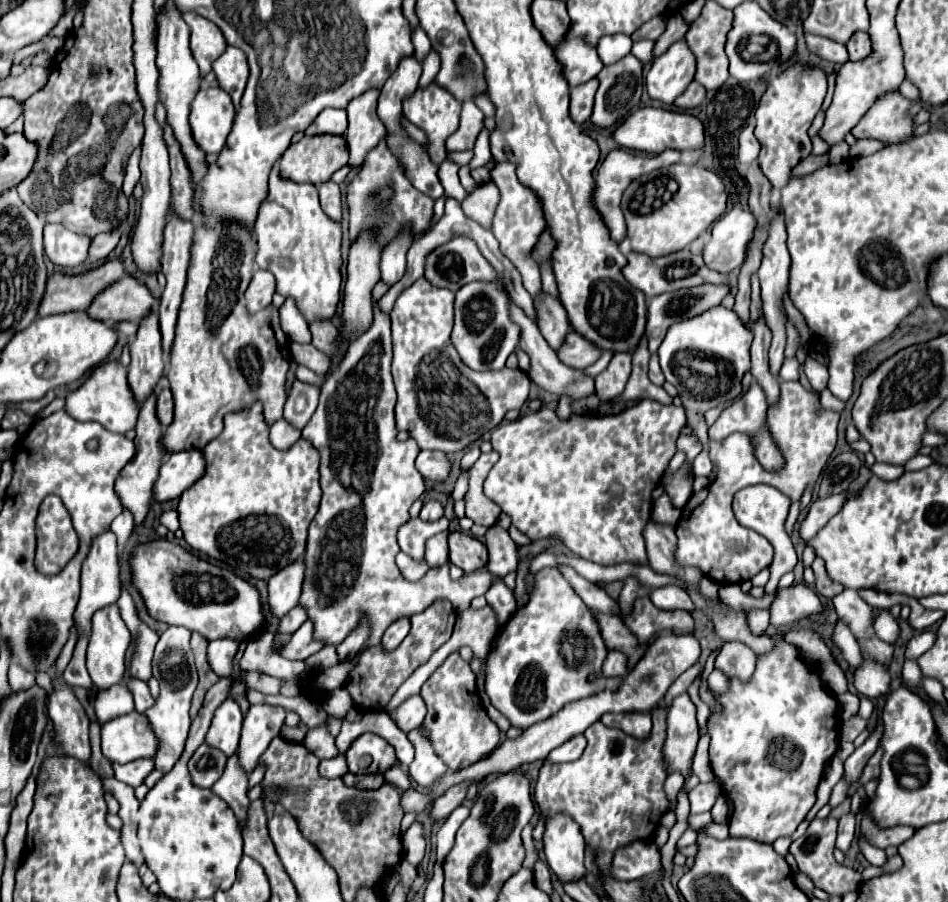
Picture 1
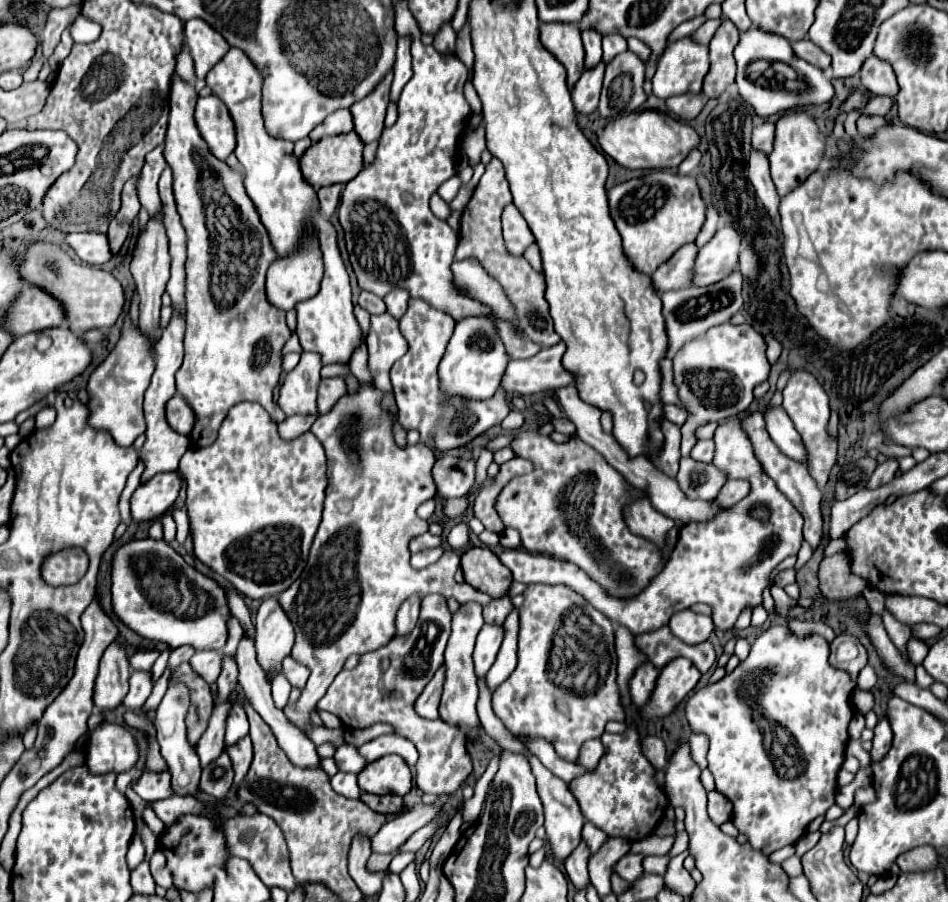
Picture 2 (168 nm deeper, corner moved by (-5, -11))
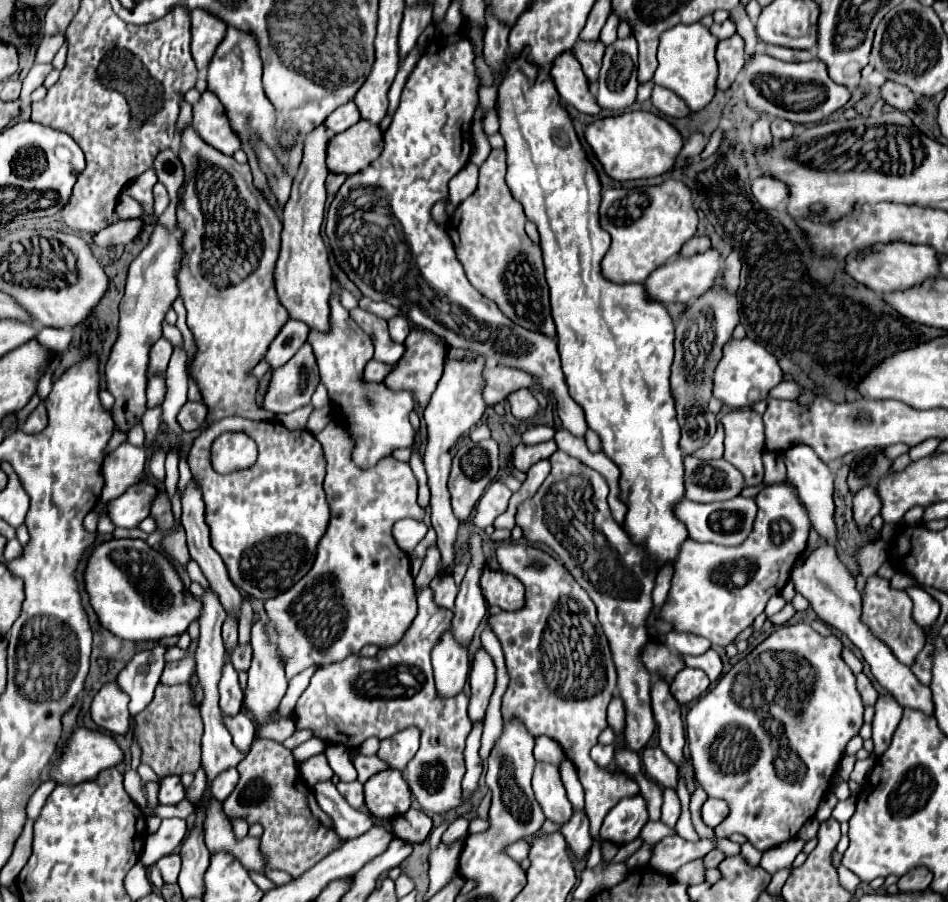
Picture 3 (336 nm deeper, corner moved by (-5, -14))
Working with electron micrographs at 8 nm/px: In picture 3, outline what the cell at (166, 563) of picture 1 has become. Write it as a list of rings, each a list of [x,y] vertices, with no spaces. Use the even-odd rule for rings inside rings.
[[[107,540],[93,548],[87,568],[83,572],[85,590],[89,594],[91,608],[95,610],[101,626],[111,634],[123,640],[163,640],[171,636],[179,636],[187,632],[189,624],[199,618],[201,600],[195,600],[191,594],[183,590],[183,582],[175,572],[175,566],[169,558],[153,548],[149,548],[143,540]]]

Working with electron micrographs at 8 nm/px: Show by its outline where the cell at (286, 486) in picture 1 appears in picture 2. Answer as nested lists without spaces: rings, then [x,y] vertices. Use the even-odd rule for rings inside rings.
[[[253,401],[235,405],[211,447],[187,451],[179,471],[187,481],[193,553],[251,599],[289,589],[303,573],[325,499],[325,451],[313,433],[283,441],[269,413]]]

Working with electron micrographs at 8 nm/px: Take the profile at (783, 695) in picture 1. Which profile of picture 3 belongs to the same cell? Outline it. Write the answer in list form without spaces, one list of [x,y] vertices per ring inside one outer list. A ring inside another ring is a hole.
[[[809,624],[781,626],[691,706],[685,736],[695,778],[709,796],[723,798],[729,804],[729,816],[713,830],[717,838],[737,832],[747,836],[757,850],[765,852],[795,838],[799,828],[815,816],[845,754],[847,742],[863,726],[863,704],[855,688],[855,676],[841,658],[841,652],[843,644],[833,634],[821,636]],[[801,694],[809,694],[809,698],[805,700]],[[797,704],[799,710],[795,710]],[[753,750],[757,752],[755,762]]]

